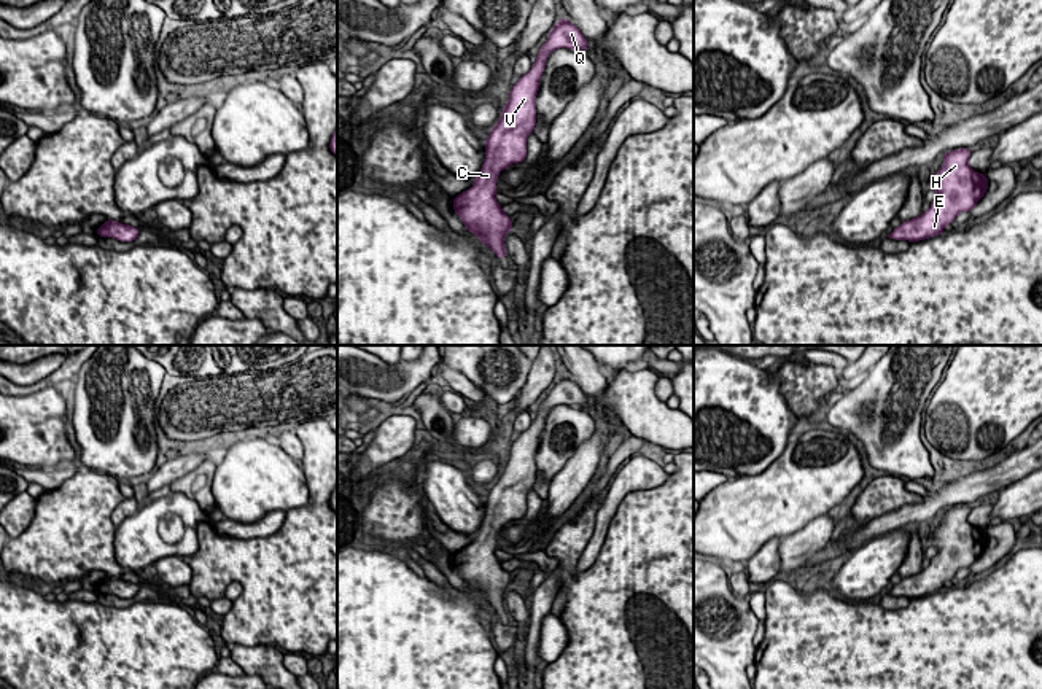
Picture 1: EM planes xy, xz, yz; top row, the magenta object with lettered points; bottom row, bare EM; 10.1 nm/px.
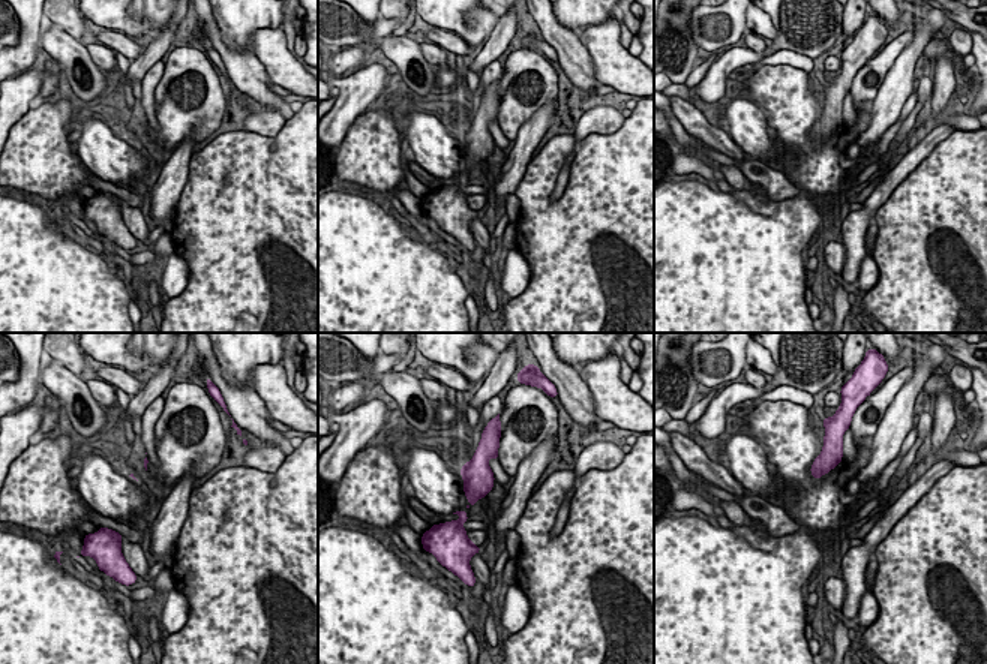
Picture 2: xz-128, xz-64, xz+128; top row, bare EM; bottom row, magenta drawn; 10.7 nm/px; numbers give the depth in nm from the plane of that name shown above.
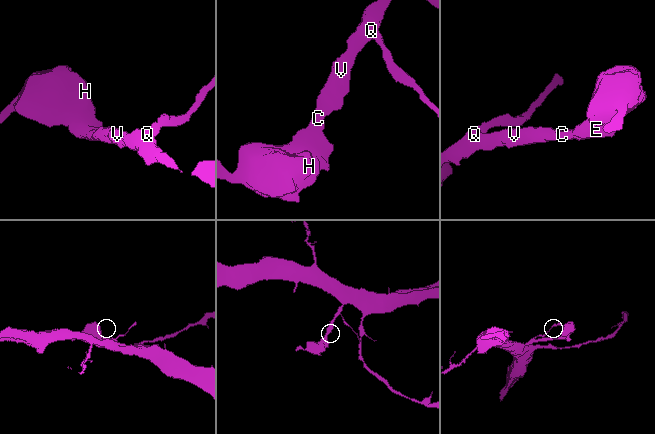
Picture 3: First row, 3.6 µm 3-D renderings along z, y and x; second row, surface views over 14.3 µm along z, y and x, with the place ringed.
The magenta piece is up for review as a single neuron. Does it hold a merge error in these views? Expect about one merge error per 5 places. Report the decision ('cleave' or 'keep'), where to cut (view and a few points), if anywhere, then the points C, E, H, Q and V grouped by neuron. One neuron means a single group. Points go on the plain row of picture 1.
keep; no cut; C E H Q V

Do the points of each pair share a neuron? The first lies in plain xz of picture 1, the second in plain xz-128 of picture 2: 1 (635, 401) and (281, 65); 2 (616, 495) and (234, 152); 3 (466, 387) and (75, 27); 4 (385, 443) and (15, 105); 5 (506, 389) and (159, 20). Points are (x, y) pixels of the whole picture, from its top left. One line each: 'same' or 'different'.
1: same
2: different
3: different
4: same
5: different

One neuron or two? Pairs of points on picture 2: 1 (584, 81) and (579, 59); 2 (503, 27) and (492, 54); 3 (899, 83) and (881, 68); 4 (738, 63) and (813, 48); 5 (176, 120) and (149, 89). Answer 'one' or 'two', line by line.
1: one
2: one
3: two
4: one
5: two

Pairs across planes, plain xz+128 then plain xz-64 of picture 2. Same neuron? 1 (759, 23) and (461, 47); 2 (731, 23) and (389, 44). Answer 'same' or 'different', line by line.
1: same
2: different

